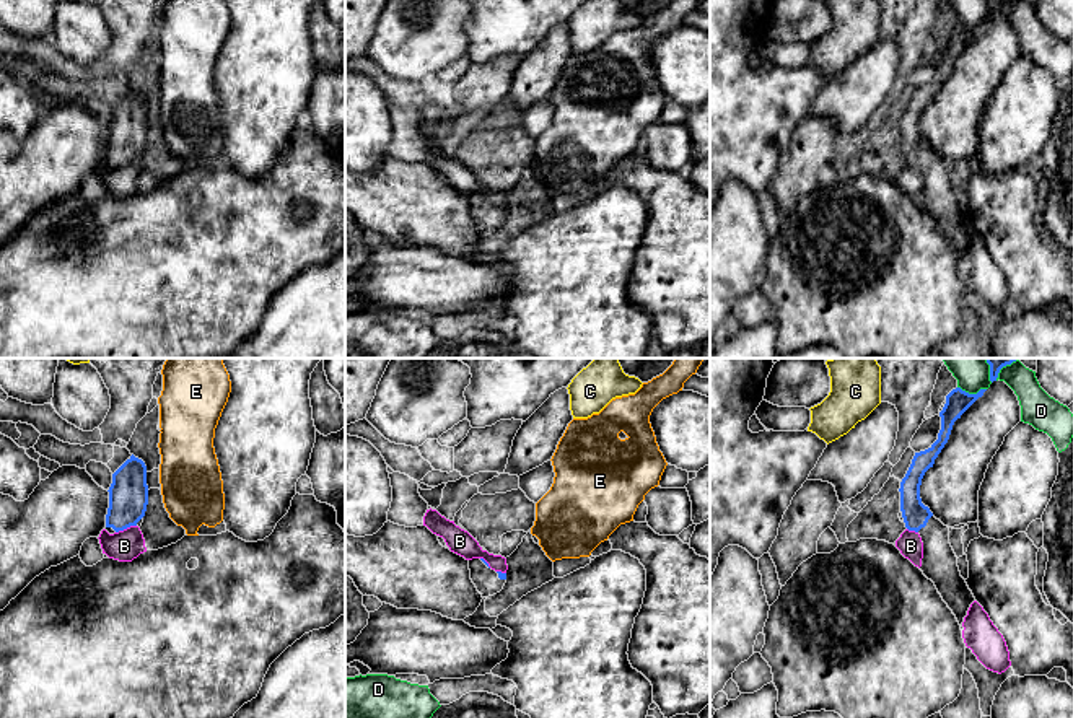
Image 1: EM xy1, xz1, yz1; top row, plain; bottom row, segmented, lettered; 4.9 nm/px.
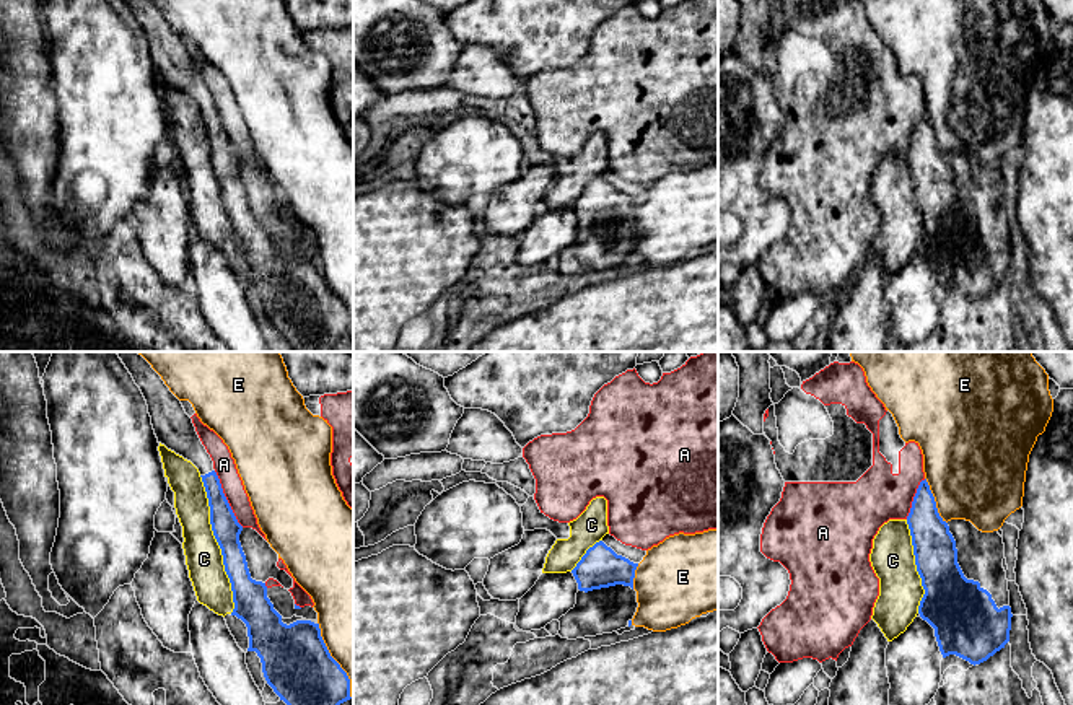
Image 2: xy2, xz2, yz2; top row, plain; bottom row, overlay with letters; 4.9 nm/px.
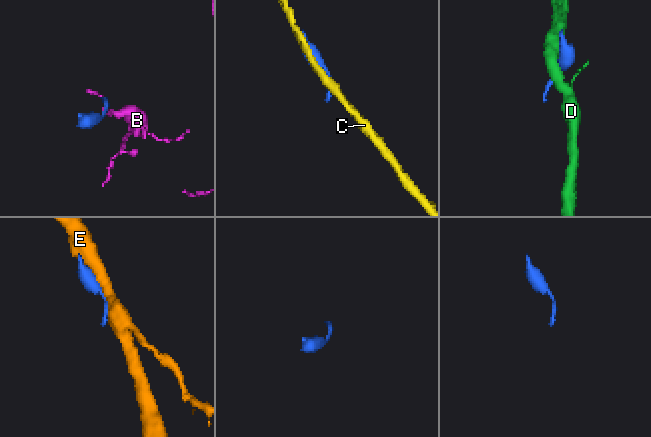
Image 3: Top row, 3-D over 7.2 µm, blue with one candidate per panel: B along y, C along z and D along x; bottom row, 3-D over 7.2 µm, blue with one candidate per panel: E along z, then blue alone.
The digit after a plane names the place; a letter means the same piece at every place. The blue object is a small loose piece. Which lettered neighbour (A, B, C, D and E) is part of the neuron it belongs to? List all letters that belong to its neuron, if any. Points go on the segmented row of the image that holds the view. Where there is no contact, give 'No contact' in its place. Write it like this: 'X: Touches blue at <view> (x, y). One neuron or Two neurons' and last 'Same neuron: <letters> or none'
A: Touches blue at xy2 (225, 499). Two neurons
B: Touches blue at xy1 (126, 528). Two neurons
C: Touches blue at xy2 (218, 544). Two neurons
D: Touches blue at yz1 (972, 394). Two neurons
E: Touches blue at yz2 (933, 500). Two neurons
Same neuron: none

